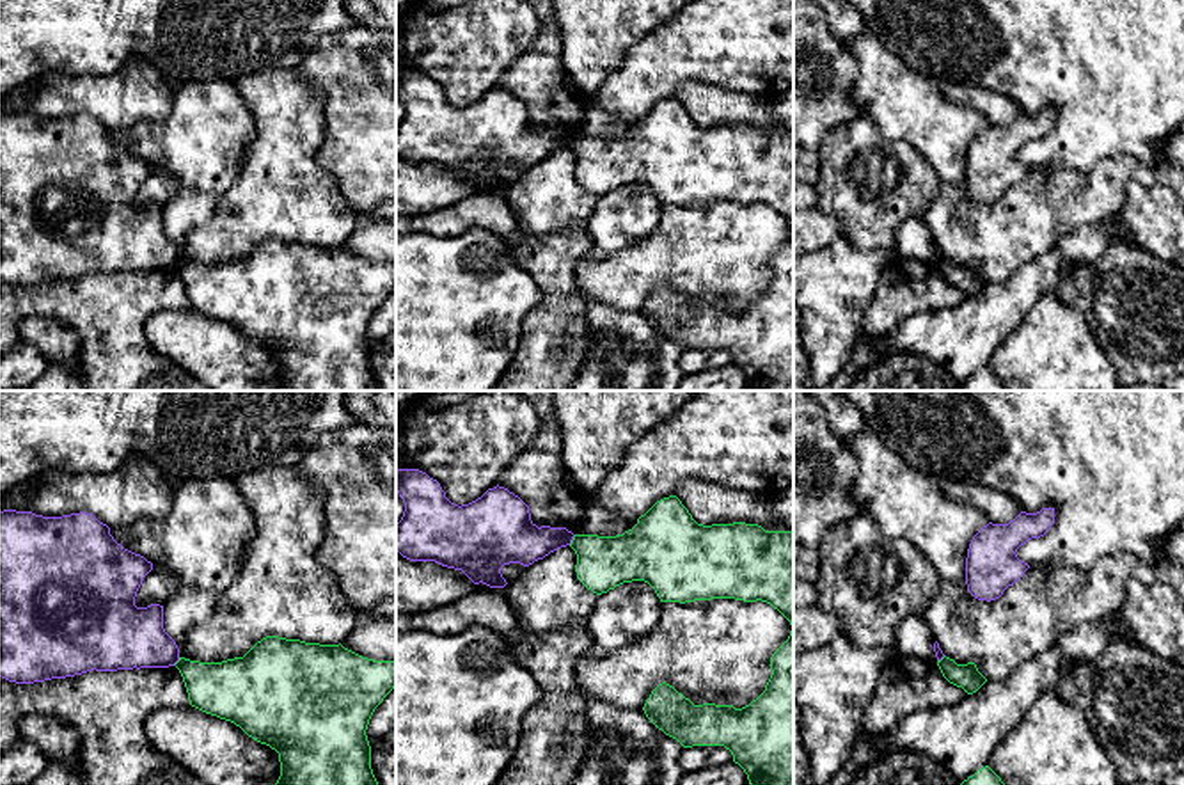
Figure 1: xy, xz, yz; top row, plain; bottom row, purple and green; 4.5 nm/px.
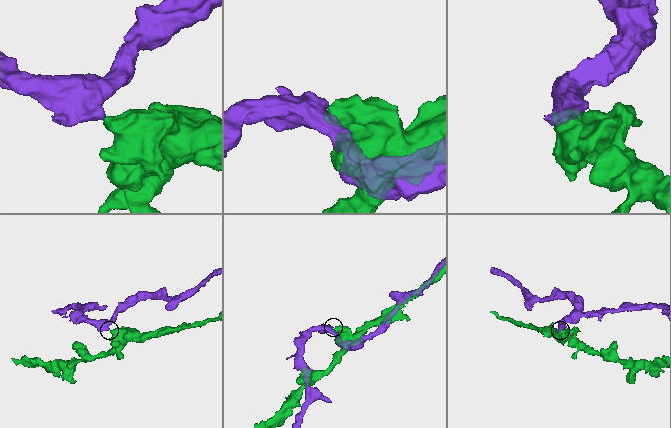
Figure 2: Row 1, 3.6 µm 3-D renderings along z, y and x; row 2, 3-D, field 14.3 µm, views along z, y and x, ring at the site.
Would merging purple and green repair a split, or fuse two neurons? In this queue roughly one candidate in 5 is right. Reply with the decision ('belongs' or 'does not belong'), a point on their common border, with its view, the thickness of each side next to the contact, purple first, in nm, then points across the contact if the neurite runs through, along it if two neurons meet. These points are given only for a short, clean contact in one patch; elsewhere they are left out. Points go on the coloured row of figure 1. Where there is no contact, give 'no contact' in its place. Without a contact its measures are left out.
does not belong; contact xz (572, 539); calibres 200 and 240 nm; border xz (576, 535), (568, 544)

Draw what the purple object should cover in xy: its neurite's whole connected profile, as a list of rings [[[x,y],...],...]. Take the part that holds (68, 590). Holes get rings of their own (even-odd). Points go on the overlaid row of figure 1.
[[[0,511],[0,677],[16,684],[66,678],[87,671],[169,668],[179,661],[163,629],[163,606],[137,607],[135,597],[153,563],[124,549],[92,513],[43,517]]]

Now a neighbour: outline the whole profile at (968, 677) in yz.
[[[944,655],[937,661],[937,666],[950,684],[962,687],[967,694],[976,693],[987,682],[975,662],[957,664],[953,659]]]

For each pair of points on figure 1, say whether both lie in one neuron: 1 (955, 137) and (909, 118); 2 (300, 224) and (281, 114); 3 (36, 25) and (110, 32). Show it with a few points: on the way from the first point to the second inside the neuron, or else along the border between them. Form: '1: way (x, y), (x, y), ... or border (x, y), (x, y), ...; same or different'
1: way (945, 132), (920, 118); same
2: way (290, 198), (283, 190), (283, 141); same
3: way (54, 25), (93, 25); same

